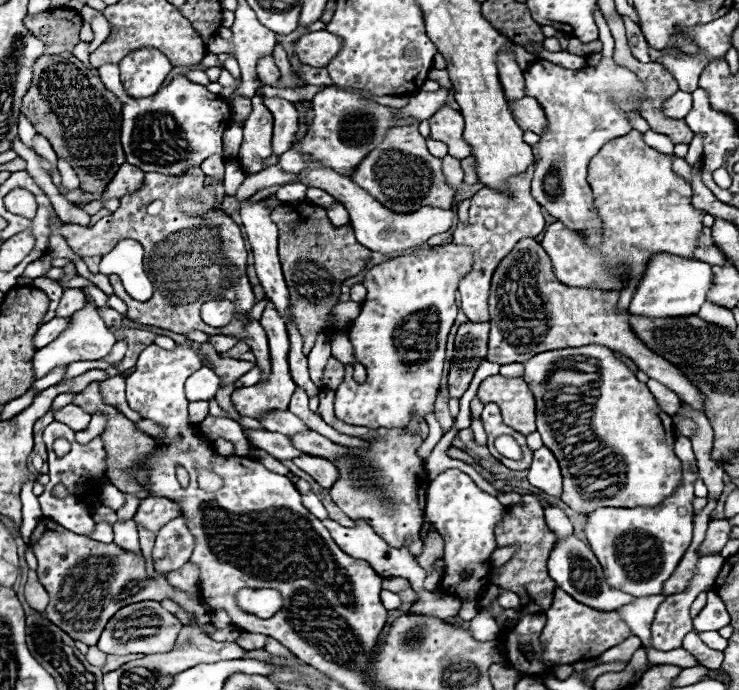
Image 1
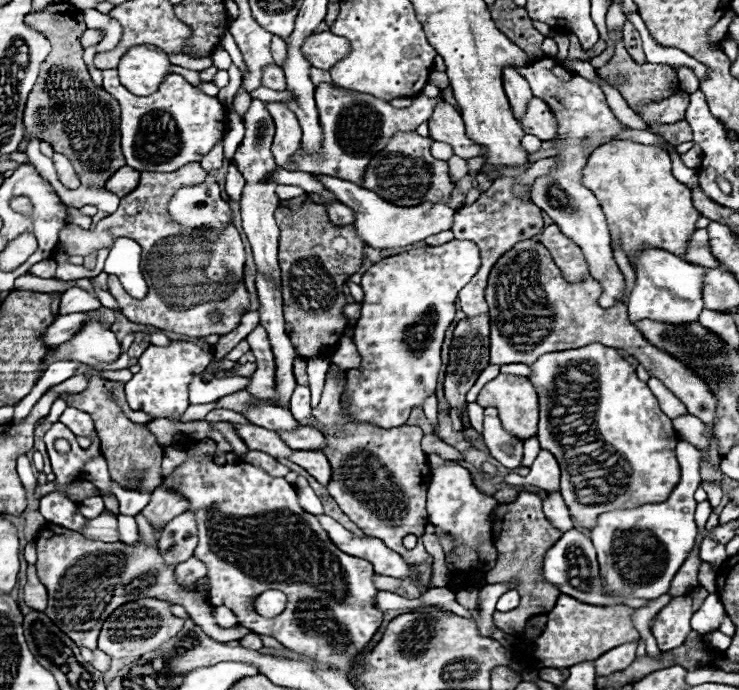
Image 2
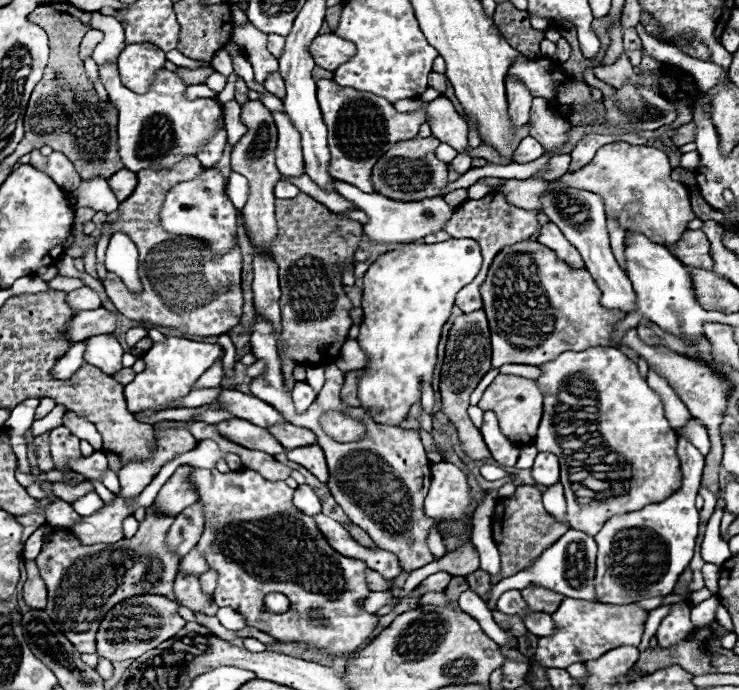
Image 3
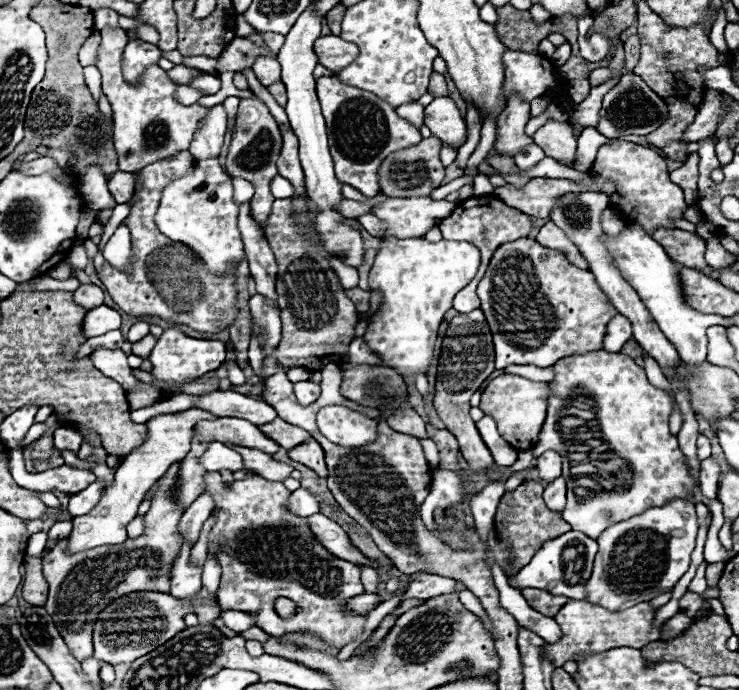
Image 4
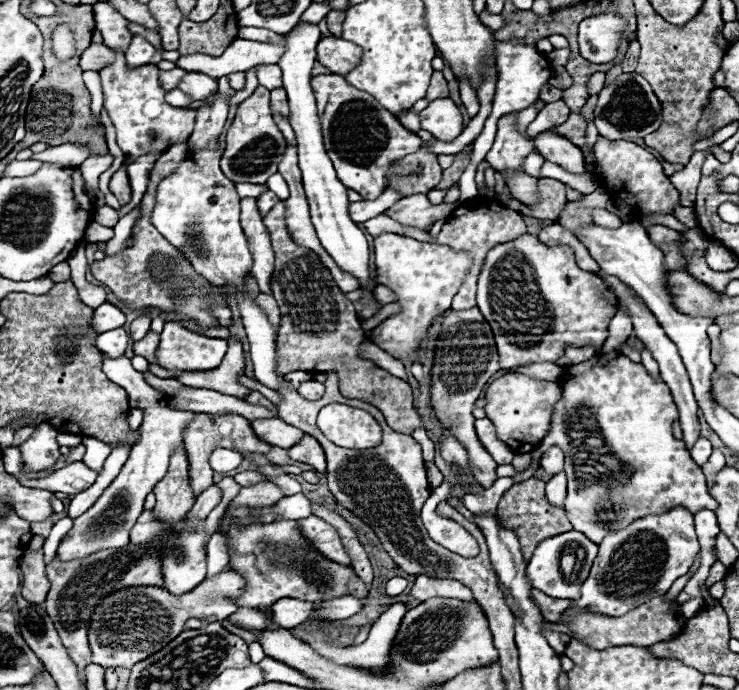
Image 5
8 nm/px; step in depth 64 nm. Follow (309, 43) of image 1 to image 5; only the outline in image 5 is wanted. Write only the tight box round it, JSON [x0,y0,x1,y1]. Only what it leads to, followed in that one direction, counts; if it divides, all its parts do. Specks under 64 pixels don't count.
[318,36,362,76]

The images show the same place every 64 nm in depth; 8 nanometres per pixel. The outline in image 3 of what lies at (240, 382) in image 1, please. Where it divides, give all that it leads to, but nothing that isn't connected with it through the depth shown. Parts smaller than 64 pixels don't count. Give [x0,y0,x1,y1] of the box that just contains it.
[180,386,226,408]

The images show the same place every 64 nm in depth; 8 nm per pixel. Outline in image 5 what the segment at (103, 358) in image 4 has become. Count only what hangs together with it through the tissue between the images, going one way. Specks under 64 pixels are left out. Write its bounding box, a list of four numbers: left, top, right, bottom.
[56,356,194,562]

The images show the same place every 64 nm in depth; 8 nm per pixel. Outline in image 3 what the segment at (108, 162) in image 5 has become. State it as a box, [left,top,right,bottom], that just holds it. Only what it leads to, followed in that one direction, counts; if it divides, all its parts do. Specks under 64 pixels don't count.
[70,178,119,212]

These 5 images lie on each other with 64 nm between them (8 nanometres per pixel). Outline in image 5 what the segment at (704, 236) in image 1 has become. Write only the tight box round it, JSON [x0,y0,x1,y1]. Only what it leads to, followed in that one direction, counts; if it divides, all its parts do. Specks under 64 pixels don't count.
[648,226,686,270]

